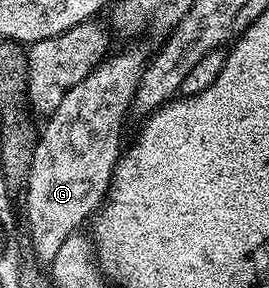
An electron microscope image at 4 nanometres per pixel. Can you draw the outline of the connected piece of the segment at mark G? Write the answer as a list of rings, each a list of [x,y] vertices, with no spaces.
[[[133,53],[112,54],[94,67],[90,75],[85,76],[77,85],[73,85],[61,97],[61,105],[42,125],[41,134],[33,150],[32,169],[29,170],[27,231],[31,234],[31,247],[34,258],[40,264],[50,265],[53,257],[57,257],[57,249],[65,245],[69,236],[76,234],[79,227],[88,222],[99,210],[111,187],[111,175],[119,161],[121,146],[119,134],[123,131],[123,118],[128,118],[133,93],[137,93],[137,85],[141,81],[141,73],[145,61]]]

